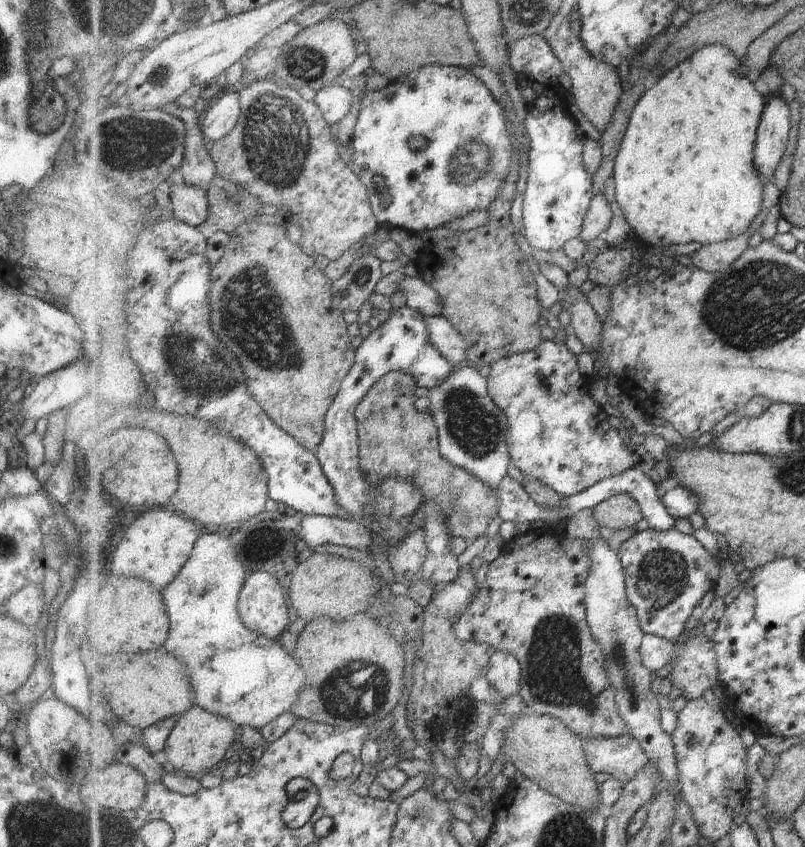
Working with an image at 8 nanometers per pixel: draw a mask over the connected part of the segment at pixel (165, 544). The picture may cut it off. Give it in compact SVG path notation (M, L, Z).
M165 507L155 508L137 517L121 531L106 563L113 574L148 580L161 591L179 576L200 536L197 526L185 516L179 516L177 512L171 514Z

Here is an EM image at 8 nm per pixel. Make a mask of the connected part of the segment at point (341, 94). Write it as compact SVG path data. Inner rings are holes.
M333 84L321 89L314 96L313 102L322 110L329 124L337 124L349 114L353 106L353 95L341 84Z

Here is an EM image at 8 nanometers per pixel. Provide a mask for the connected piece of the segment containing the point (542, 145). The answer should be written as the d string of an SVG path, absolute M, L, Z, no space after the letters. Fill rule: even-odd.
M531 35L508 43L509 64L517 73L520 86L525 91L534 93L535 100L529 103L524 124L529 140L528 178L524 192L523 218L526 226L528 245L546 251L563 249L573 239L579 239L584 226L584 220L593 200L593 176L584 165L584 142L587 135L569 111L573 101L571 96L561 87L561 74L565 74L564 63L557 58L553 47L543 38L543 35Z

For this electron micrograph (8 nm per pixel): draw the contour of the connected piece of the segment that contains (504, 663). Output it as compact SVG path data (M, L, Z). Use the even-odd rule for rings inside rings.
M496 650L490 658L486 679L507 698L520 694L522 668L519 659L507 651Z

